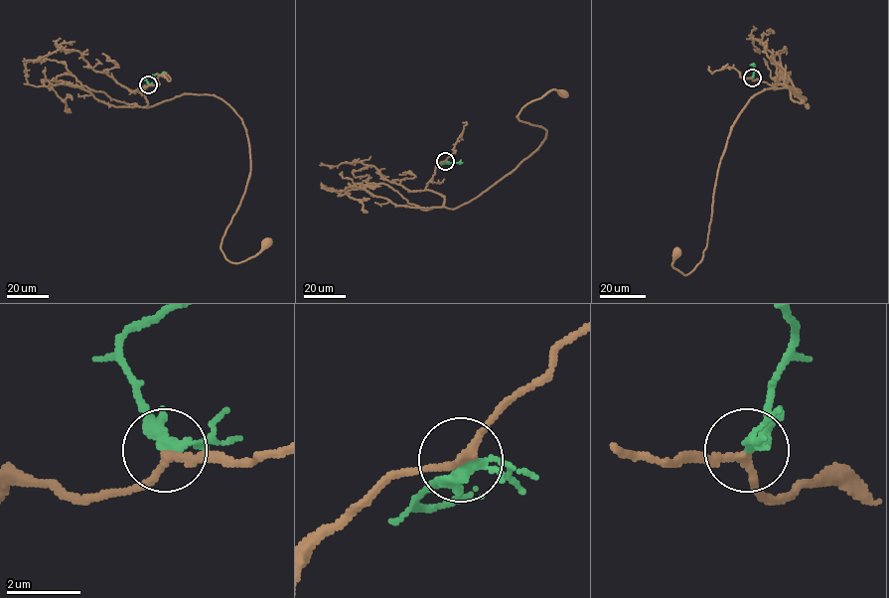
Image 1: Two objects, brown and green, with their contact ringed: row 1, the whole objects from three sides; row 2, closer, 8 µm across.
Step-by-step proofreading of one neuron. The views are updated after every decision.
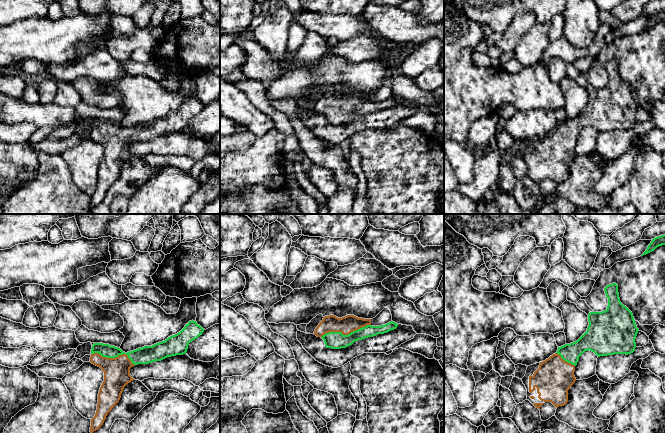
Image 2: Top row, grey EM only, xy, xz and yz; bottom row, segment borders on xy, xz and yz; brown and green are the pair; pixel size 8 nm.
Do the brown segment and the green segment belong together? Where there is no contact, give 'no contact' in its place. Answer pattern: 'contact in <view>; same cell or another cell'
contact in xz; same cell

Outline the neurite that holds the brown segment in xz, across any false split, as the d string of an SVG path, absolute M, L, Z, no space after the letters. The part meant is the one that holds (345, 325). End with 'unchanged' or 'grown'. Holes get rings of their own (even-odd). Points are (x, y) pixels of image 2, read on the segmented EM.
M334 315L325 316L314 331L314 335L324 340L325 347L332 349L346 348L355 341L396 329L397 323L391 321L385 325L372 326L371 319L347 315L338 318Z; grown

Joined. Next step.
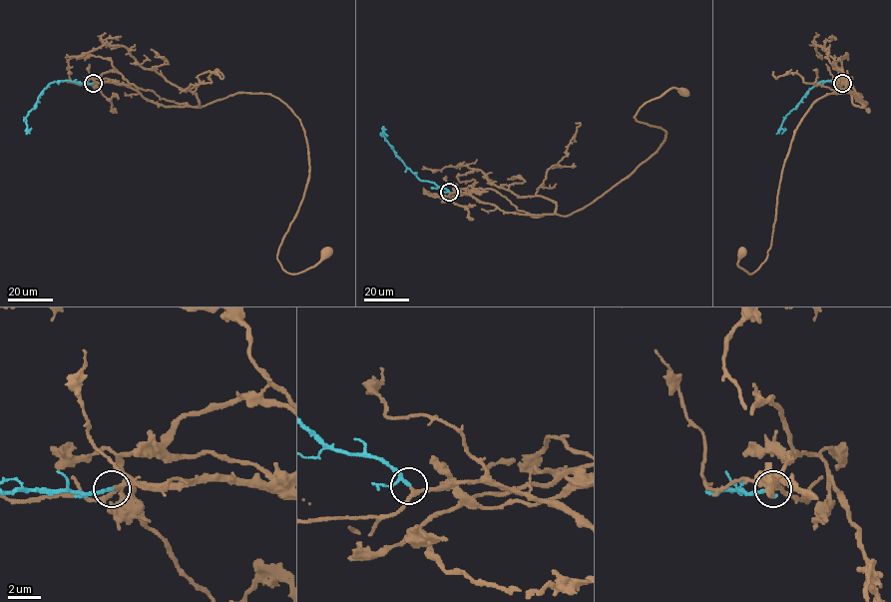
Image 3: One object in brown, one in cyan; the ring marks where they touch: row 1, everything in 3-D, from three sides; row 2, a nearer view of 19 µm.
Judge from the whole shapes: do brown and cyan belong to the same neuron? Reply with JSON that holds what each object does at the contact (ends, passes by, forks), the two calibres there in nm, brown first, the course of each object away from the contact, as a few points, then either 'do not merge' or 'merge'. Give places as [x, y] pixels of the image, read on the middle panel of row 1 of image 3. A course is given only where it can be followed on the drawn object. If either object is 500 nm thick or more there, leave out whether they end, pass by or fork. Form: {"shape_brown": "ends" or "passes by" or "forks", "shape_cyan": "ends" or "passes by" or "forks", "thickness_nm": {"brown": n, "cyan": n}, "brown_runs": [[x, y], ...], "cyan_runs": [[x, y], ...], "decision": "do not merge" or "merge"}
{"shape_brown": "passes by", "shape_cyan": "passes by", "thickness_nm": {"brown": 240, "cyan": 160}, "brown_runs": [[450, 192], [503, 212], [570, 215], [665, 141], [661, 127], [637, 121], [639, 109], [672, 88], [681, 93]], "cyan_runs": [[450, 192], [433, 182], [420, 181], [395, 154], [382, 132]], "decision": "merge"}

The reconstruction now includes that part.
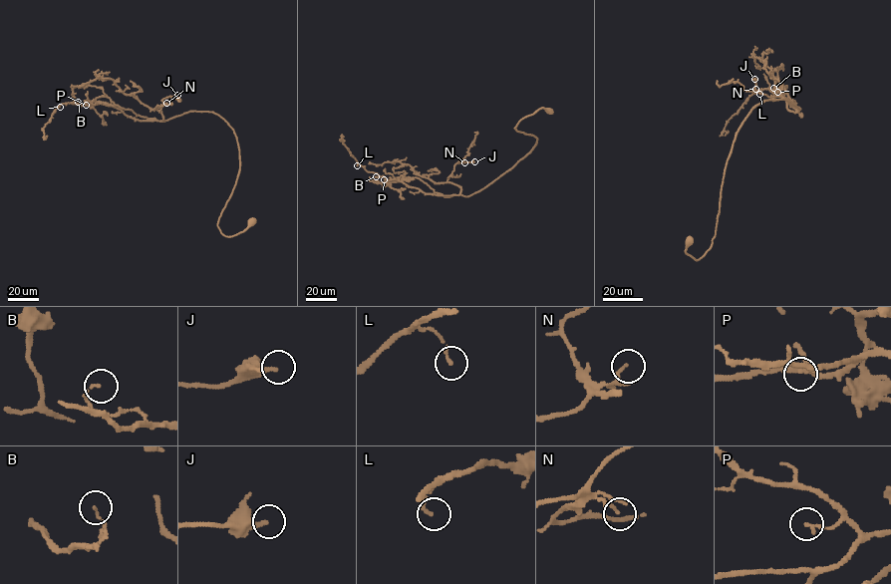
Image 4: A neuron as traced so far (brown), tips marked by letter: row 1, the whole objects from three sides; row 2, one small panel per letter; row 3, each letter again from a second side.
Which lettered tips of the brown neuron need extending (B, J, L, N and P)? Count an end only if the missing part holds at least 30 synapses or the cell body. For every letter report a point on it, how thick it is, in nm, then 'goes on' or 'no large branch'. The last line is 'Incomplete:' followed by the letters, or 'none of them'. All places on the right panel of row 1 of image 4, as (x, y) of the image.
B: place (773, 88); calibre 90 nm; no large branch
J: place (754, 79); calibre 260 nm; no large branch
L: place (759, 94); calibre 130 nm; no large branch
N: place (755, 89); calibre 80 nm; no large branch
P: place (777, 92); calibre 160 nm; no large branch
Incomplete: none of them

